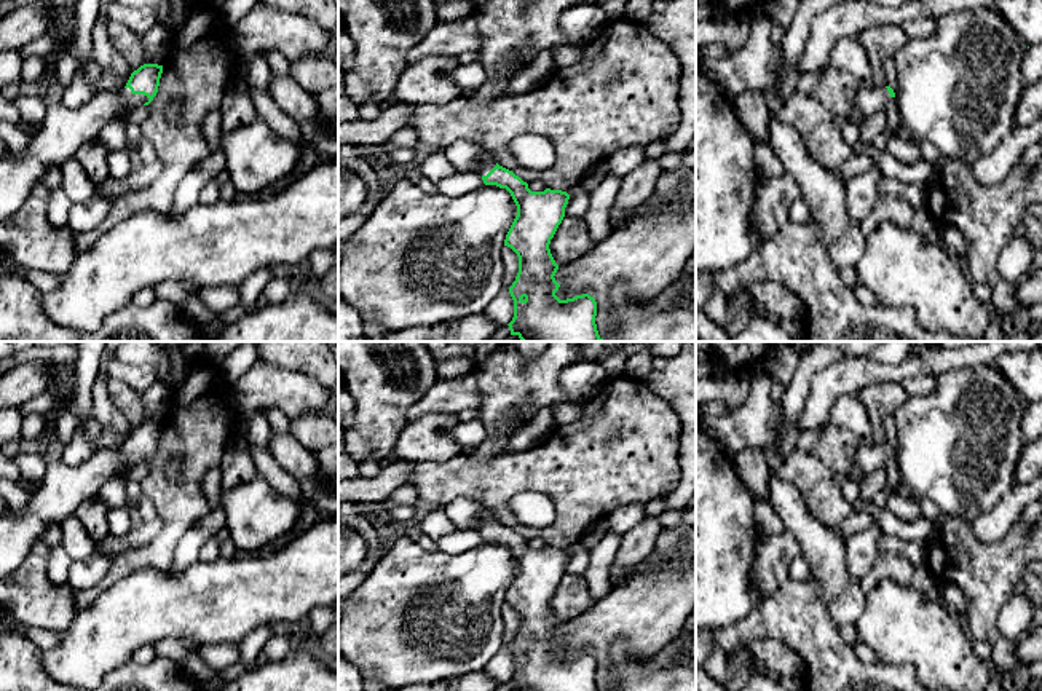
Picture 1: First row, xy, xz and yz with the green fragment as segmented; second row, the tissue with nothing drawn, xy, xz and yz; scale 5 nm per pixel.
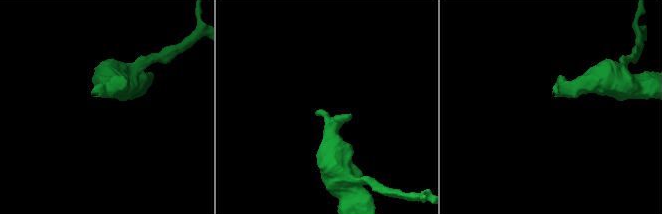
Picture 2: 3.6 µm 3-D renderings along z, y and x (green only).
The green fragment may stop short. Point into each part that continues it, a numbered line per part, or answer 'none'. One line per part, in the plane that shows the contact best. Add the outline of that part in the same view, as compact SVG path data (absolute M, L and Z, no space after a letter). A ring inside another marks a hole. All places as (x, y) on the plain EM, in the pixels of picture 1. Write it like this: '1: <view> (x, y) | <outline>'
1: xy (64, 489) | M129 445L118 450L99 448L81 464L48 464L41 488L22 511L6 511L0 517L0 578L10 576L41 541L49 525L62 523L77 507L99 493L115 471L148 460Z

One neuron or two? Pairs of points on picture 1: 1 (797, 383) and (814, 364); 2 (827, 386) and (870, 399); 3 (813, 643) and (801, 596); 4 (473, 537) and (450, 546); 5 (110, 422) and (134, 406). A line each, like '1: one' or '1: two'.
1: one
2: two
3: one
4: one
5: two

